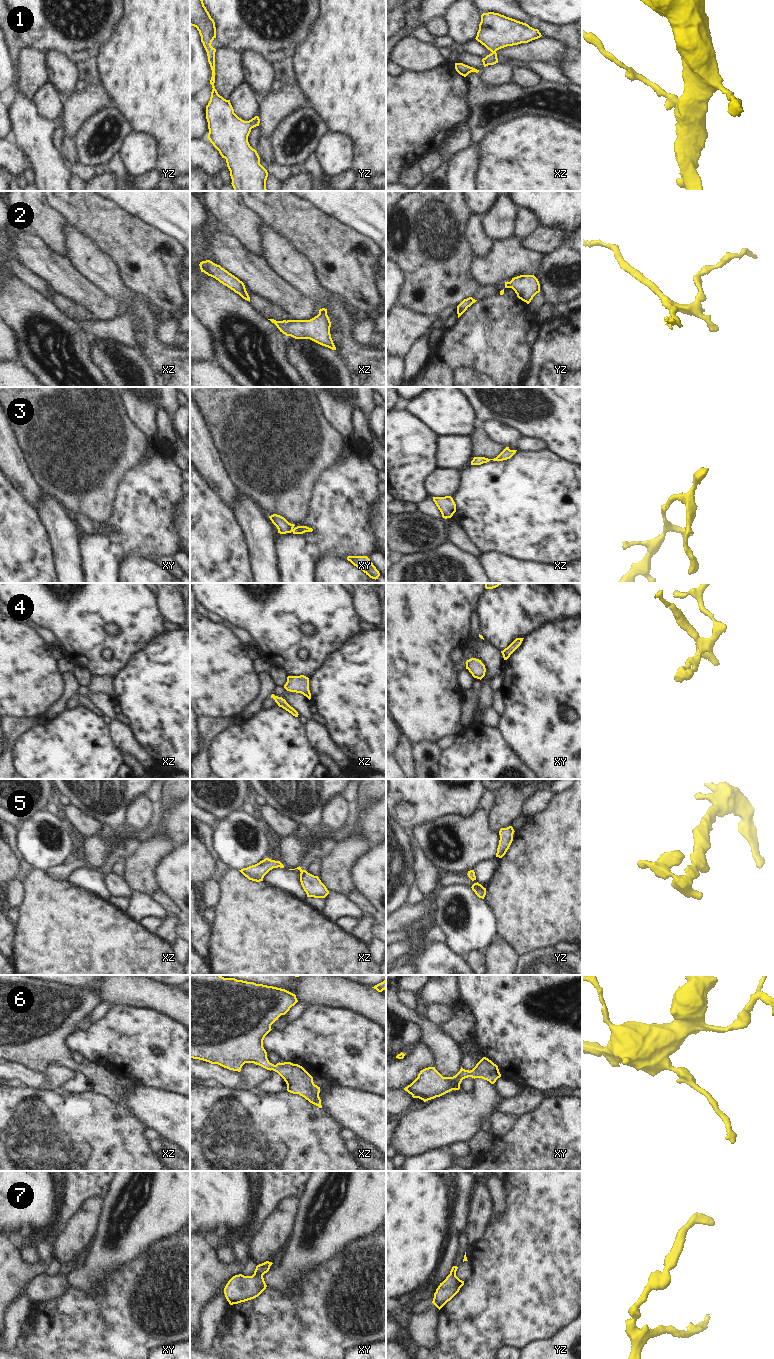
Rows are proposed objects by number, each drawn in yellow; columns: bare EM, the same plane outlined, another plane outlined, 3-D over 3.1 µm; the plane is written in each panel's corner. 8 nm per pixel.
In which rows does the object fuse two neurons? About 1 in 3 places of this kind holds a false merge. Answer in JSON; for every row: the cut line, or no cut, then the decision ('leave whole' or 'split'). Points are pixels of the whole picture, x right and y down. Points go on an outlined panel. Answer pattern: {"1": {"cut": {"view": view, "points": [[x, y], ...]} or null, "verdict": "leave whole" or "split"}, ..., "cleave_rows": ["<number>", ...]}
{"1": {"cut": null, "verdict": "leave whole"}, "2": {"cut": null, "verdict": "leave whole"}, "3": {"cut": null, "verdict": "leave whole"}, "4": {"cut": null, "verdict": "leave whole"}, "5": {"cut": null, "verdict": "leave whole"}, "6": {"cut": null, "verdict": "leave whole"}, "7": {"cut": null, "verdict": "leave whole"}, "cleave_rows": []}

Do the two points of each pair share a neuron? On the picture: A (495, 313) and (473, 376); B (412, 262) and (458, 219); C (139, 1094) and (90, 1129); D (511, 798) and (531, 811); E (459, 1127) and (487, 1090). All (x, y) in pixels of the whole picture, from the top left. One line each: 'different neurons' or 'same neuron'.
A: different neurons
B: same neuron
C: different neurons
D: different neurons
E: same neuron

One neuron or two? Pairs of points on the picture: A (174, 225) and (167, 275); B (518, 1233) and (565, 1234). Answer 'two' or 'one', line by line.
A: two
B: one

